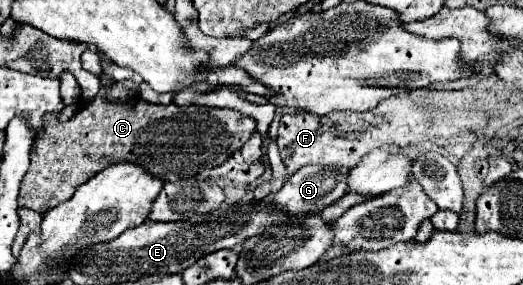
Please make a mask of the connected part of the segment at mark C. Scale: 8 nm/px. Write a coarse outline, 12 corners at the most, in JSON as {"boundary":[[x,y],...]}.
{"boundary":[[114,103],[44,115],[20,207],[46,213],[116,163],[164,183],[256,131],[234,109]]}

